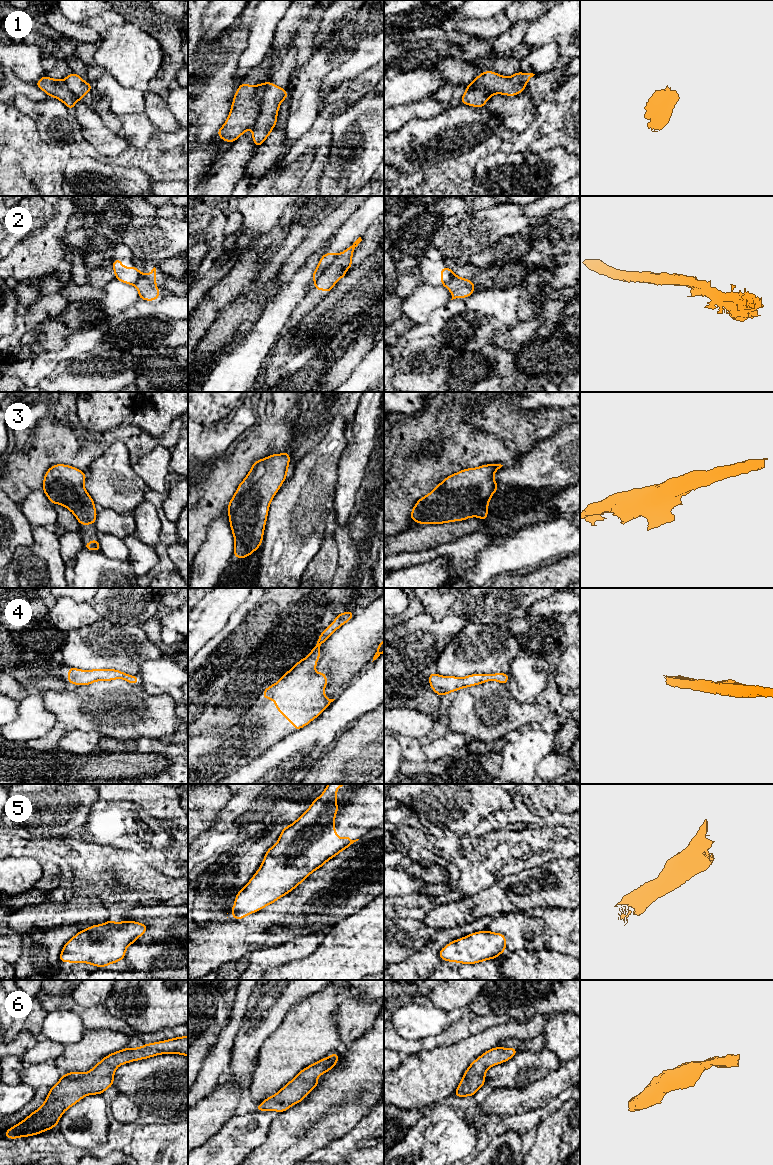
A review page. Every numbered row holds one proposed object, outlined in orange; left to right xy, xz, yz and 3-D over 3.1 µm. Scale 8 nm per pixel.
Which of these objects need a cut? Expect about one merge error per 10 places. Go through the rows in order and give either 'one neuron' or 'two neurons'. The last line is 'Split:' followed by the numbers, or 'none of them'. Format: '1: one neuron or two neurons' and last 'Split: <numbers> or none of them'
1: two neurons
2: two neurons
3: one neuron
4: one neuron
5: one neuron
6: one neuron
Split: 1, 2

